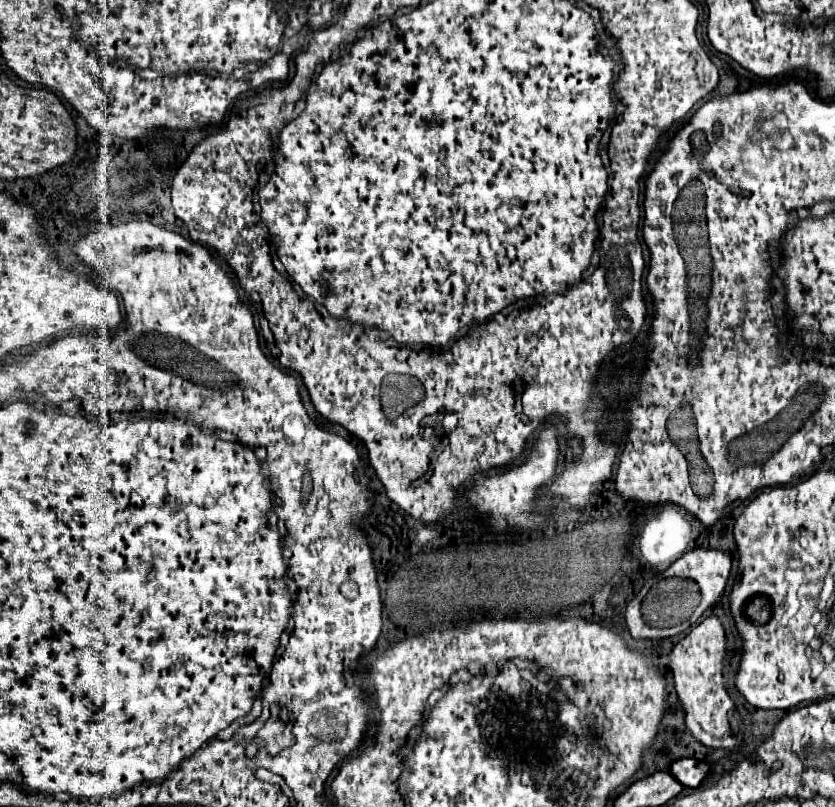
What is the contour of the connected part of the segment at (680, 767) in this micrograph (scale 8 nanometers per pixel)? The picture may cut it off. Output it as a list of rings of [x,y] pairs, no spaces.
[[[678,758],[670,764],[670,774],[686,788],[698,788],[704,776],[708,774],[708,764],[696,758]]]

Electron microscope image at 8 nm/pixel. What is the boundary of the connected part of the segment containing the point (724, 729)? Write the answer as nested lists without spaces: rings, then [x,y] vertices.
[[[716,616],[700,622],[688,636],[684,636],[670,654],[670,670],[674,676],[674,688],[678,702],[684,712],[684,722],[688,732],[708,748],[734,748],[738,740],[730,736],[730,724],[726,714],[734,708],[734,702],[722,684],[722,658],[726,648],[726,636],[720,620]]]

